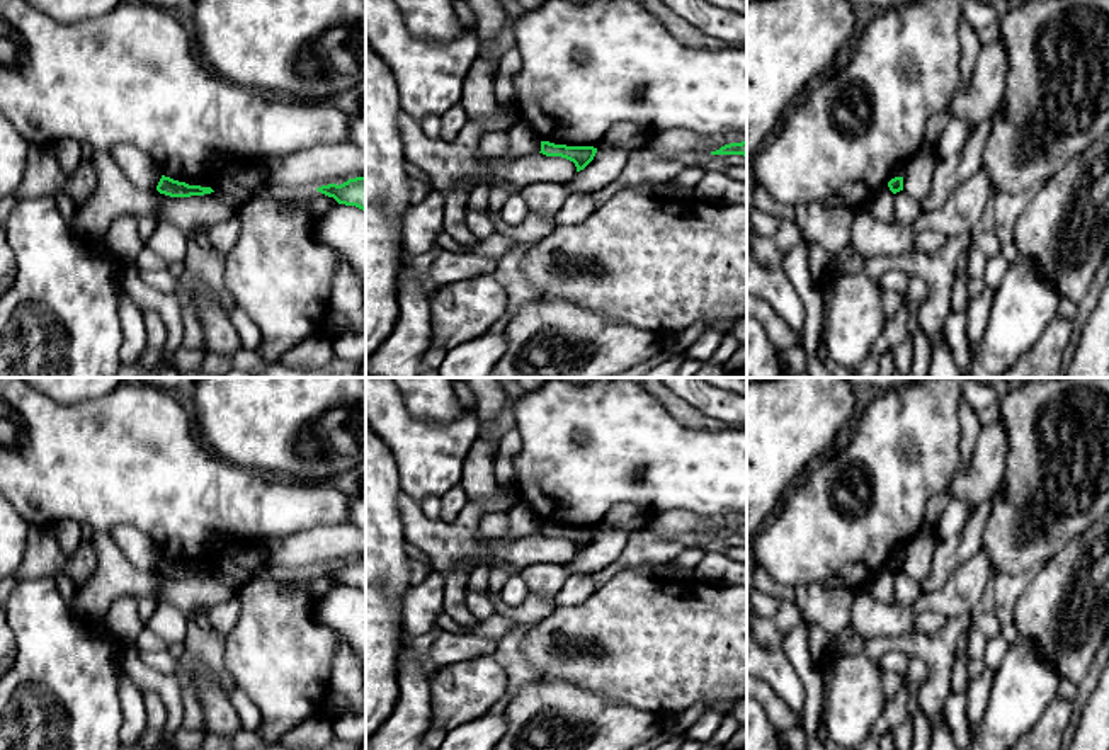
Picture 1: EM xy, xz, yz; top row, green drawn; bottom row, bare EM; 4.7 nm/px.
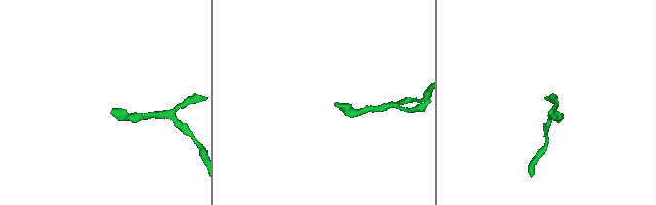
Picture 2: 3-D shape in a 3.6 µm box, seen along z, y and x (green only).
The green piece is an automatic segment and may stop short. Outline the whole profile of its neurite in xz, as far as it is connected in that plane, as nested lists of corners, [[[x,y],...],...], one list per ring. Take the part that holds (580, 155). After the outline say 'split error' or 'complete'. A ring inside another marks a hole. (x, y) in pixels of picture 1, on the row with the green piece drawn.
[[[541,141],[541,151],[546,156],[561,156],[575,163],[577,172],[583,170],[595,156],[597,148],[594,146],[566,146]]]; complete

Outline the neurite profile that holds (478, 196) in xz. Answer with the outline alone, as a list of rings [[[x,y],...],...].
[[[488,184],[475,185],[468,194],[466,201],[468,209],[488,211],[488,194],[490,194]]]

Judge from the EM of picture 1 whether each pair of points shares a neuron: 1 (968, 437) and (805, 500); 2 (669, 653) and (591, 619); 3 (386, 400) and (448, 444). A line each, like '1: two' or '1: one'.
1: two
2: one
3: one

